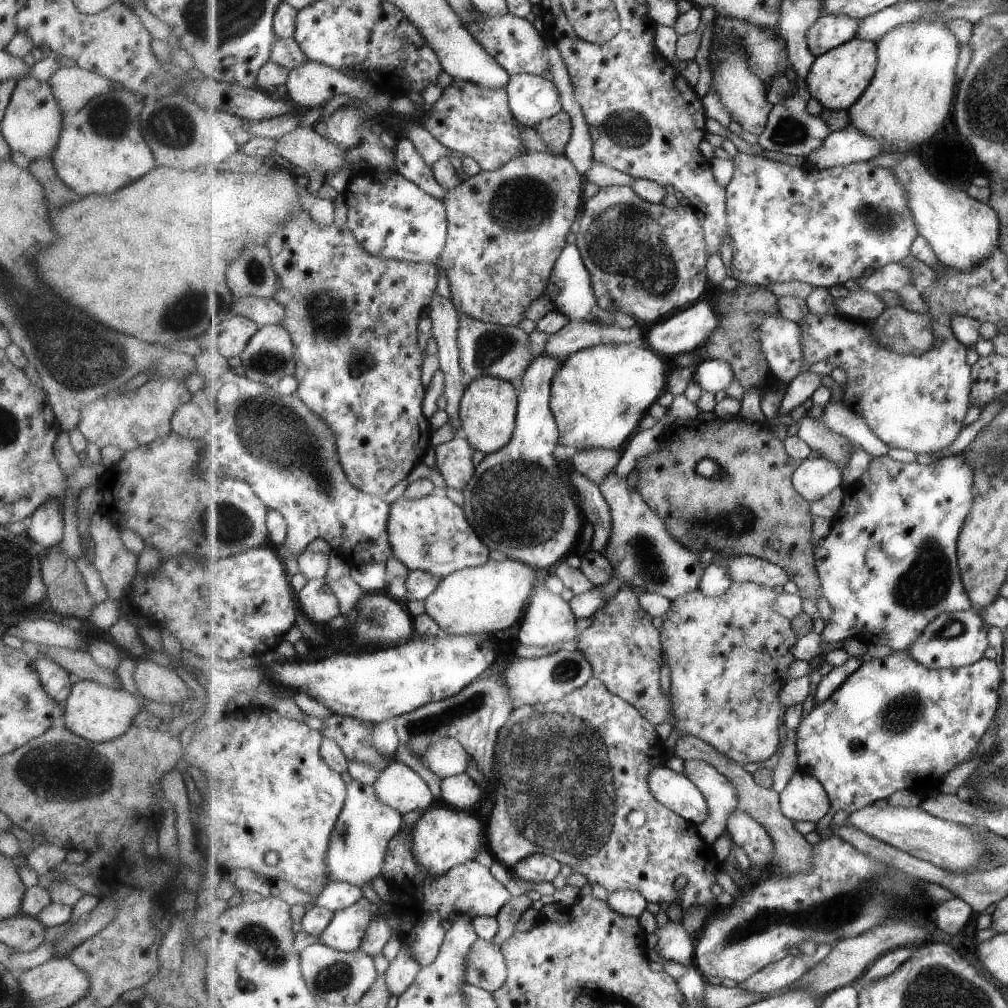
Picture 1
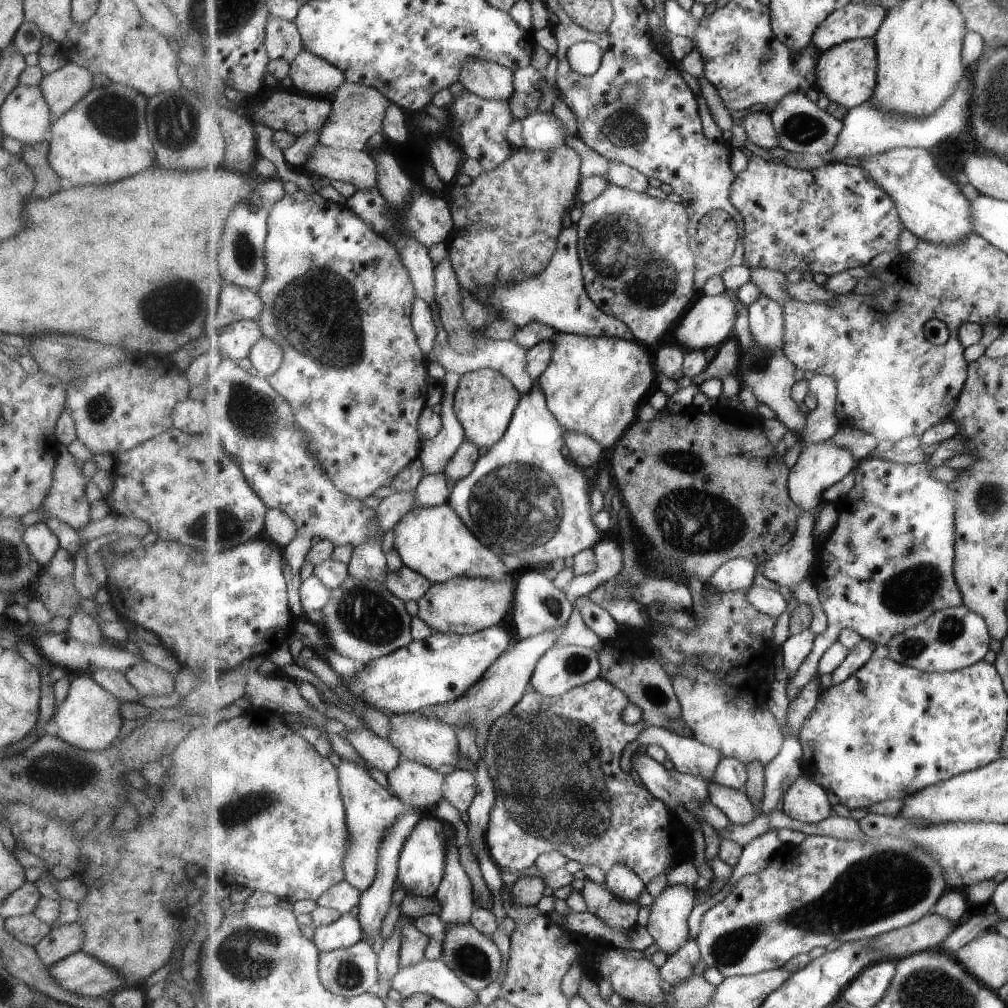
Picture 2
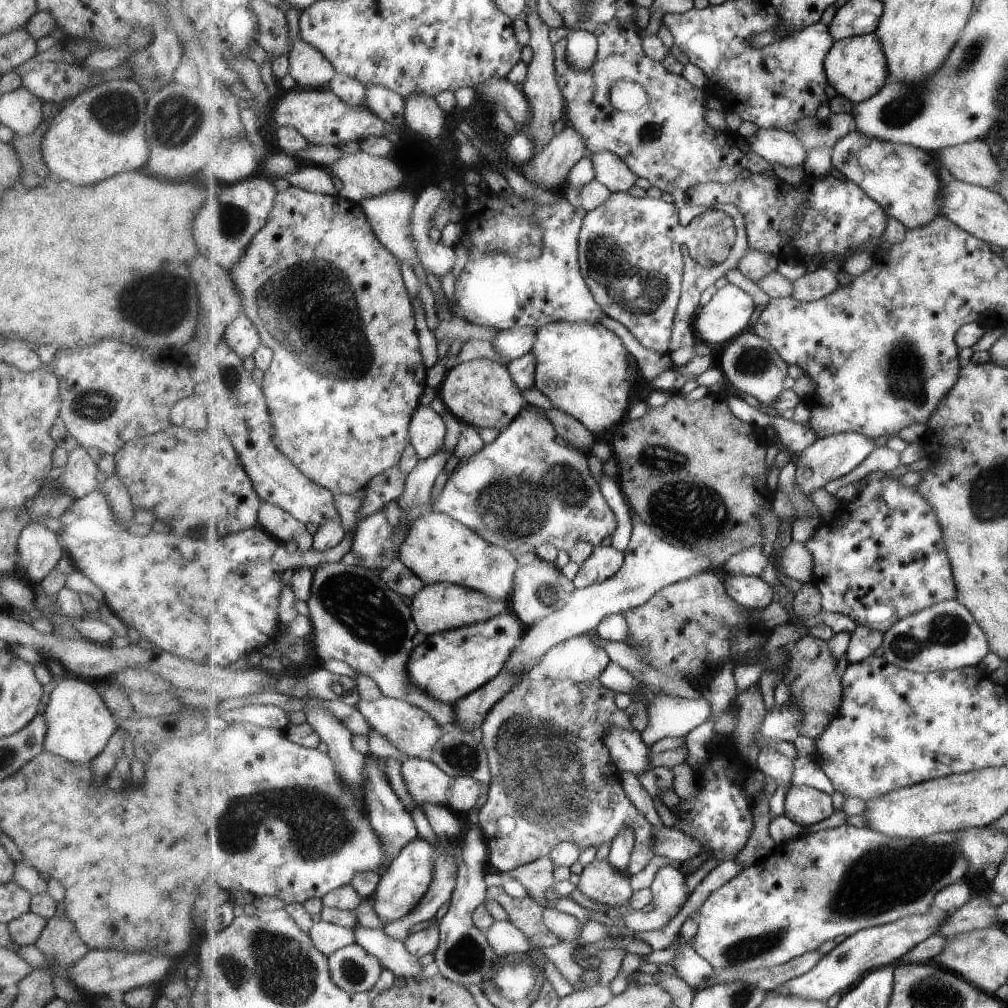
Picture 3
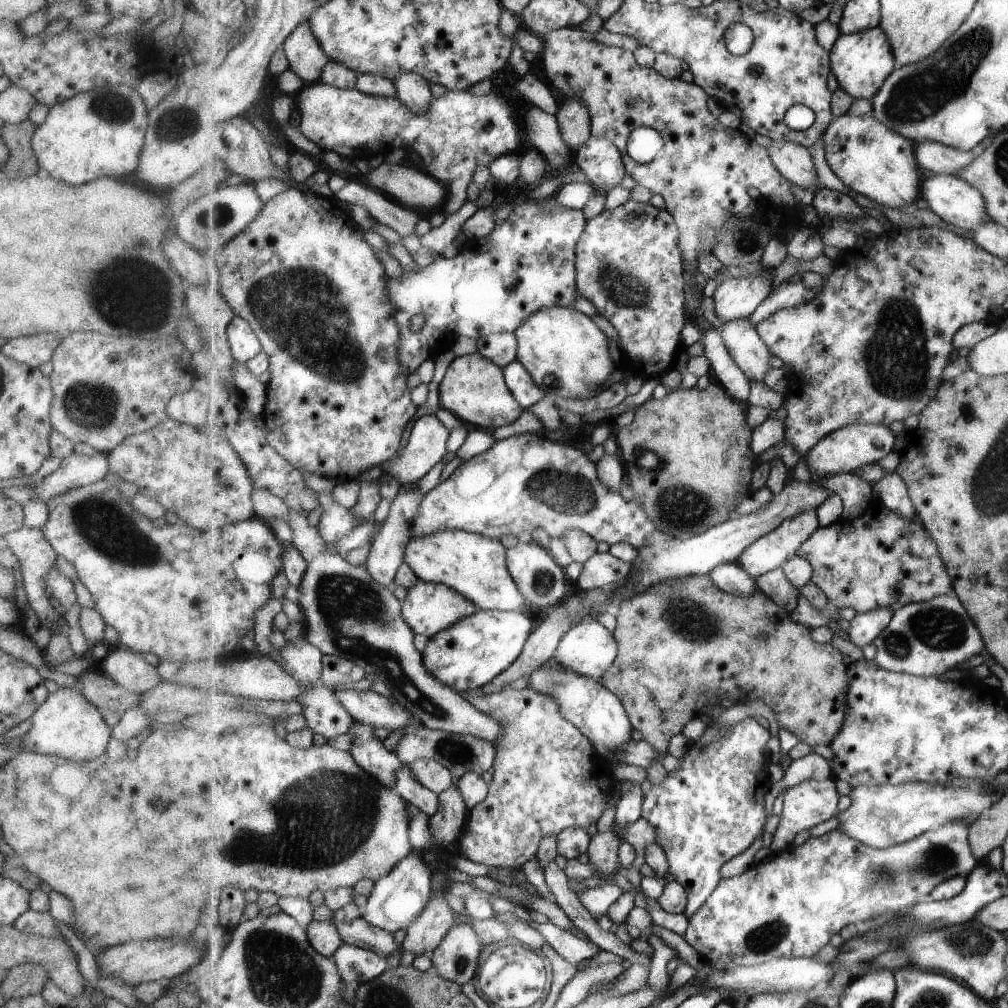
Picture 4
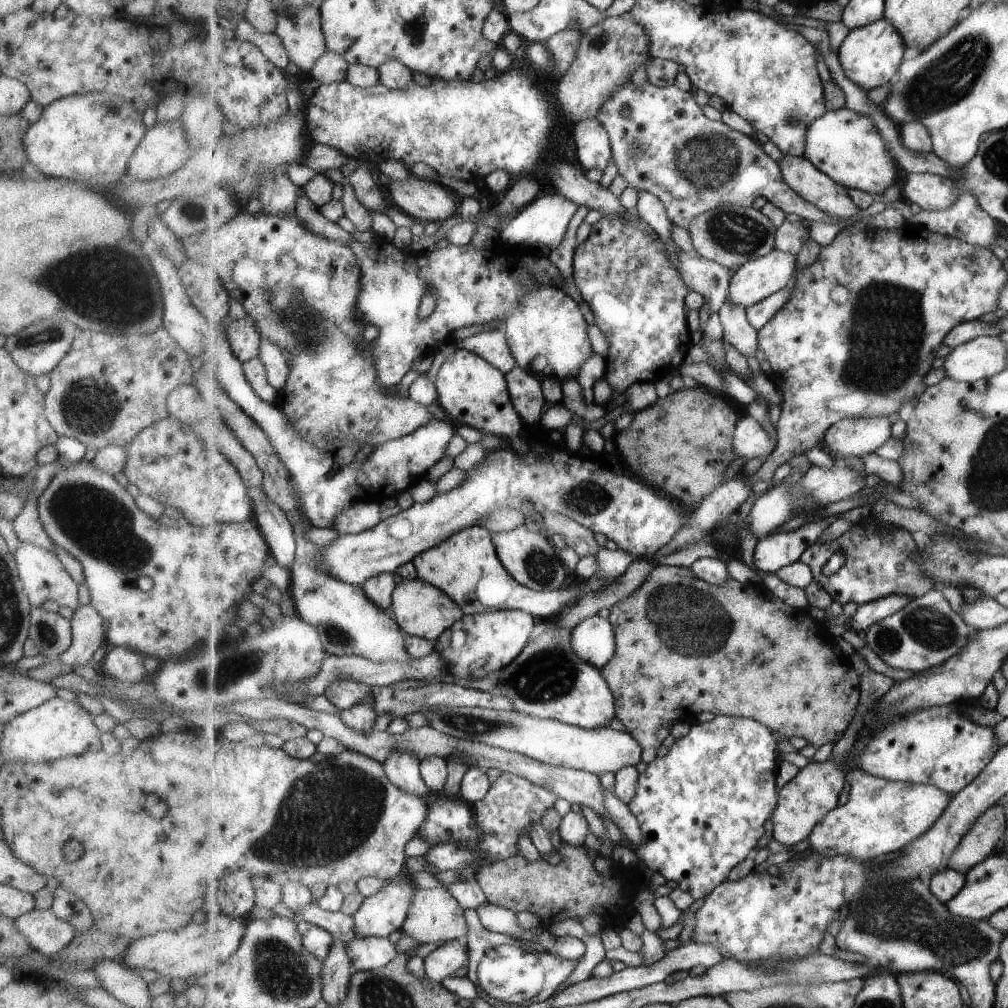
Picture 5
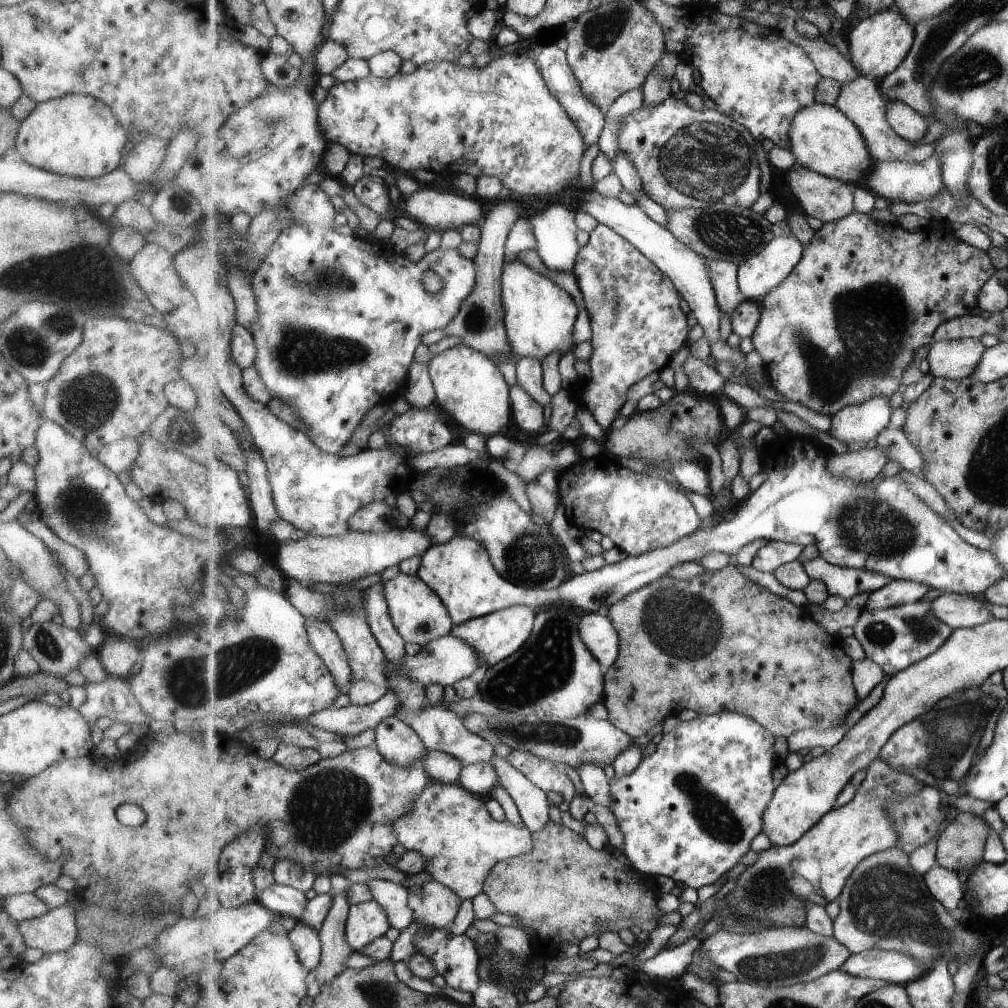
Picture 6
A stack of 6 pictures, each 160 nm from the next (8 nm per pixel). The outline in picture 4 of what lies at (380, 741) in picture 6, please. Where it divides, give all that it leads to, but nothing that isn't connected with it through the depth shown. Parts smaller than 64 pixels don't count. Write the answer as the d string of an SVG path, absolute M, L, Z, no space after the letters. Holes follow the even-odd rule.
M403 765L402 768L399 768L396 791L408 803L417 806L429 817L437 814L437 810L441 806L439 795L429 790L429 788L425 788L421 782L417 782L413 778L413 772L411 772L411 768L408 765Z

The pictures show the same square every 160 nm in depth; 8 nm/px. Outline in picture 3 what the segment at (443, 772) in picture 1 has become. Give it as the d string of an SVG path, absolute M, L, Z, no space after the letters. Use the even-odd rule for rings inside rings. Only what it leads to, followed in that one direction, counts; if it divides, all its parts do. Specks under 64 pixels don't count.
M382 695L379 700L360 700L355 706L365 716L371 727L384 735L397 749L404 752L407 758L415 756L428 760L435 744L445 734L445 729L435 722L431 714L427 714L427 710L423 711L417 706L395 698Z

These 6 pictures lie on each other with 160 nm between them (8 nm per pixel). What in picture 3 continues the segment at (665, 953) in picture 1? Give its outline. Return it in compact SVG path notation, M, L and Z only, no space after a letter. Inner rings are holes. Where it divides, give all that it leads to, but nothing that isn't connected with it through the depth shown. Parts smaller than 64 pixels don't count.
M673 864L663 866L657 872L655 881L650 887L654 893L653 912L643 913L640 910L629 910L621 920L628 930L649 932L661 930L673 920L687 903L691 890L687 886L686 876Z

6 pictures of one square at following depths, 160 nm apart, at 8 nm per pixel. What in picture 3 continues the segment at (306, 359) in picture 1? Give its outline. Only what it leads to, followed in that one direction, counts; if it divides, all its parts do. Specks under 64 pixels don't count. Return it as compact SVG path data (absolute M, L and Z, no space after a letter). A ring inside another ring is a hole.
M289 185L275 198L274 208L265 227L254 236L247 255L238 268L231 271L237 284L237 294L241 296L241 312L254 322L259 330L262 344L275 353L273 366L265 372L263 386L271 416L271 428L275 430L275 444L309 480L314 481L335 495L351 495L351 492L362 491L379 472L399 464L407 446L412 445L410 438L411 422L415 412L421 406L423 392L427 389L427 368L421 356L421 344L415 328L415 312L409 298L409 288L404 281L402 268L398 259L376 237L370 221L360 203L342 198L305 191Z

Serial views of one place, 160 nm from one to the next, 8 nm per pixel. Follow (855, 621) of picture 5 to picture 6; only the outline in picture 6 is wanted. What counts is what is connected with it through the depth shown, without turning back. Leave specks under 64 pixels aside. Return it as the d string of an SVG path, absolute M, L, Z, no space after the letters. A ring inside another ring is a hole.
M893 579L888 585L872 592L863 610L886 609L920 601L932 588L907 579Z

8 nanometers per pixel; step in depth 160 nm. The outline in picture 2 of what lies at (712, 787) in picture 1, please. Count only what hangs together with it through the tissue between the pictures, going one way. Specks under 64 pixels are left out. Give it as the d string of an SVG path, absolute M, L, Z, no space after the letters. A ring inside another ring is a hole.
M648 724L645 731L637 734L637 740L631 742L631 744L627 744L627 748L623 750L623 754L621 754L621 768L623 768L625 772L628 772L632 766L633 756L641 752L643 748L649 746L649 744L660 746L665 752L665 759L671 762L674 769L677 769L679 773L693 774L697 777L703 776L705 780L709 780L711 787L713 787L715 783L713 778L715 778L718 765L721 763L721 760L725 758L725 754L723 754L719 748L714 748L713 746L699 742L693 735L691 737L683 737L665 728Z

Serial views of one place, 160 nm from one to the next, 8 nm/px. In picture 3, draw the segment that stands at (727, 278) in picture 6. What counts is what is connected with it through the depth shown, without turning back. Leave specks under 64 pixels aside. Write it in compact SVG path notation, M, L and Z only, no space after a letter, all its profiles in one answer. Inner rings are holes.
M752 328L741 332L727 344L718 366L724 380L727 380L732 388L739 388L739 390L755 396L766 406L773 406L775 400L779 398L779 394L785 391L783 382L785 382L787 370L789 370L787 362L781 358L781 354L775 350L771 342L758 336Z

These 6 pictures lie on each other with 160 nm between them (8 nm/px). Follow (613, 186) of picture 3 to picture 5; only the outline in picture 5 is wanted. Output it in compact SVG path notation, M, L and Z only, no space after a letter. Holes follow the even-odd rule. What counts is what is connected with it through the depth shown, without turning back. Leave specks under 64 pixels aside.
M577 118L574 139L578 160L584 170L597 168L605 171L613 157L610 136L597 118Z

